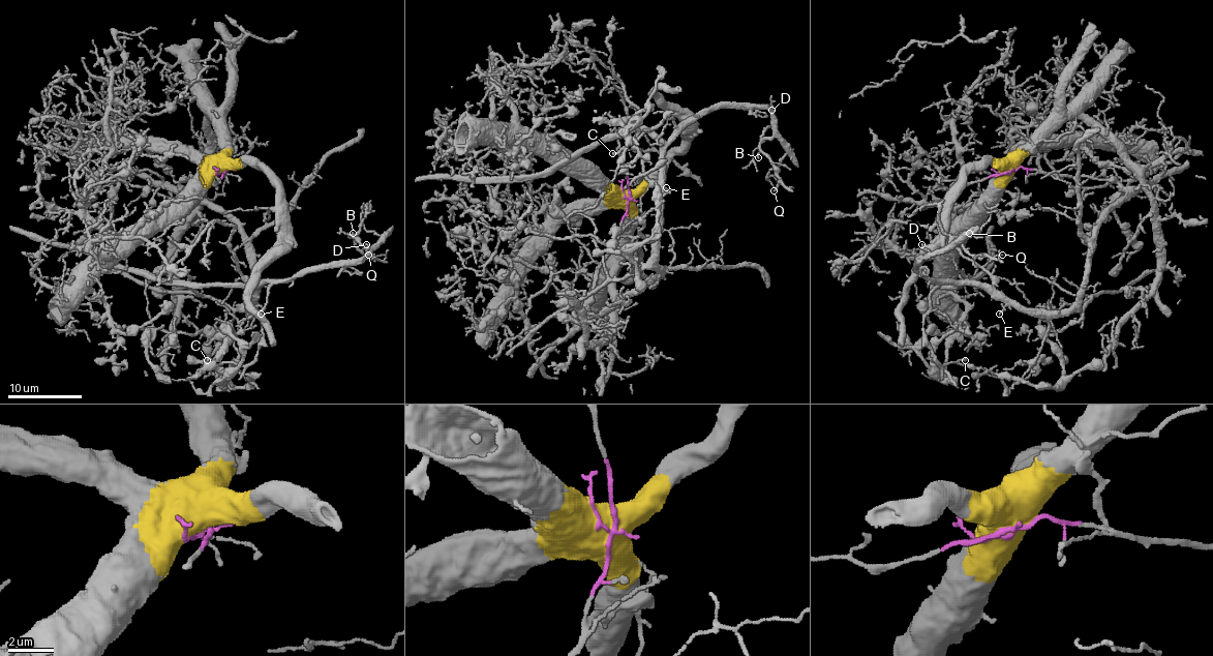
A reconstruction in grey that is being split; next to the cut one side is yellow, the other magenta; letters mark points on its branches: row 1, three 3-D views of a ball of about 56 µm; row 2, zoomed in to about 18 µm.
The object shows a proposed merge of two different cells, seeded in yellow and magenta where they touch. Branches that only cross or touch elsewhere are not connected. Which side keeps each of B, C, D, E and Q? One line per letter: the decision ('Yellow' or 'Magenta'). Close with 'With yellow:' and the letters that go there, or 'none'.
B: Magenta
C: Magenta
D: Magenta
E: Magenta
Q: Magenta
With yellow: none

